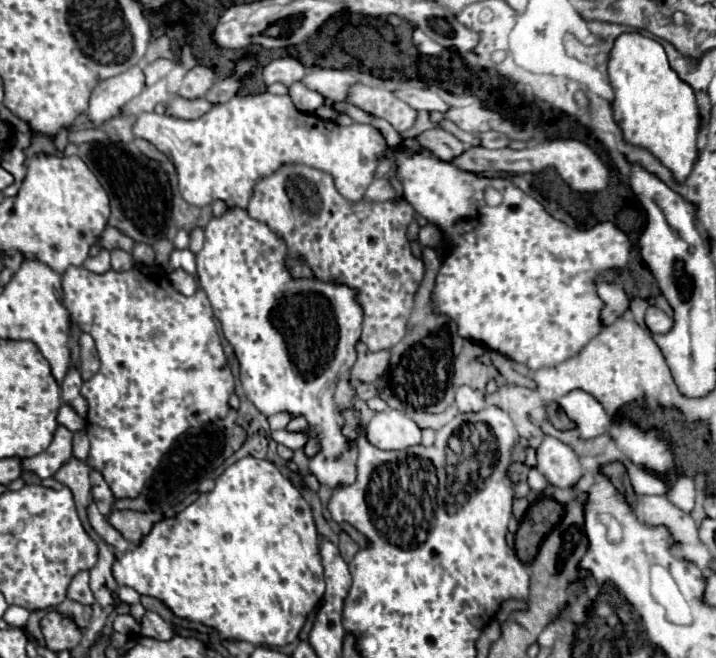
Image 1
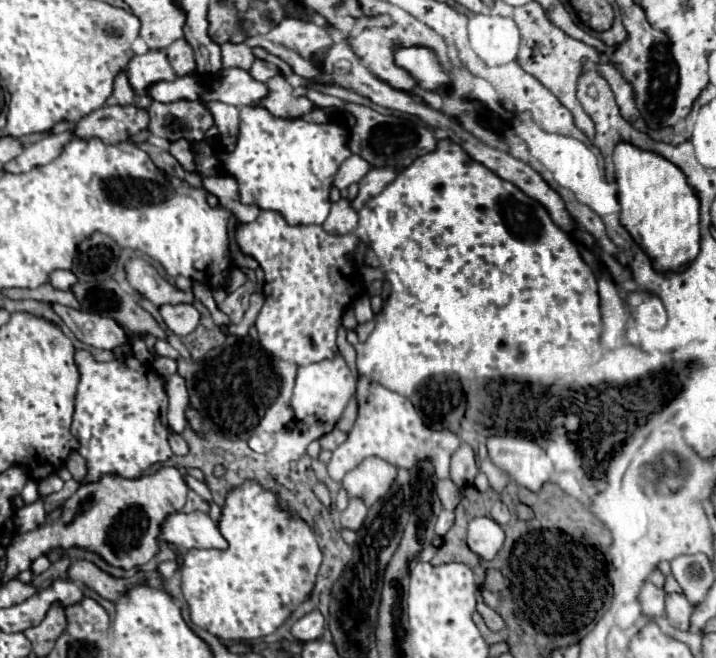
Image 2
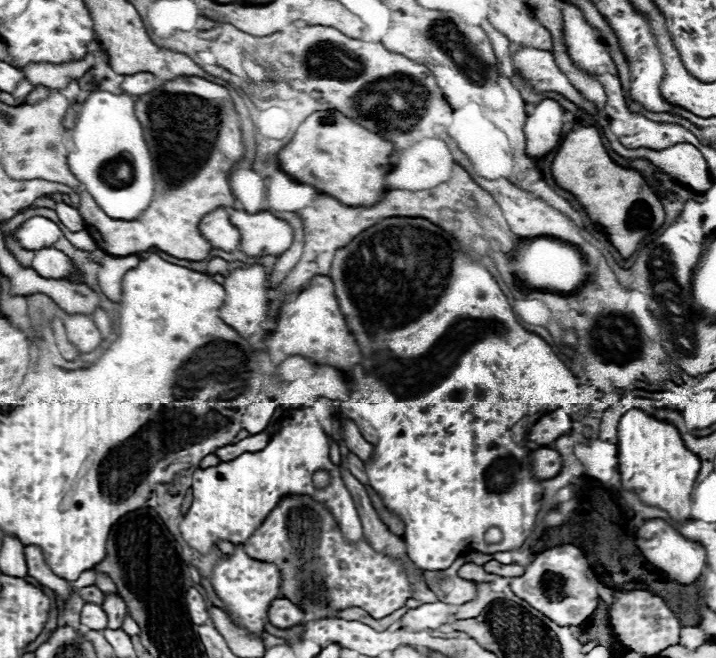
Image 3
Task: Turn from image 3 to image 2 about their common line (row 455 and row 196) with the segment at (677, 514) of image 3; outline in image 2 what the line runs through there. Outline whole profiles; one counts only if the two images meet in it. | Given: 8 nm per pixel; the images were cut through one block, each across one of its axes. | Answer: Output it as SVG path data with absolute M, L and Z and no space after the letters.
M618 144L614 150L620 224L630 232L634 242L652 258L652 268L660 274L686 270L700 250L698 208L686 176L672 162L654 152L640 150L632 144Z

